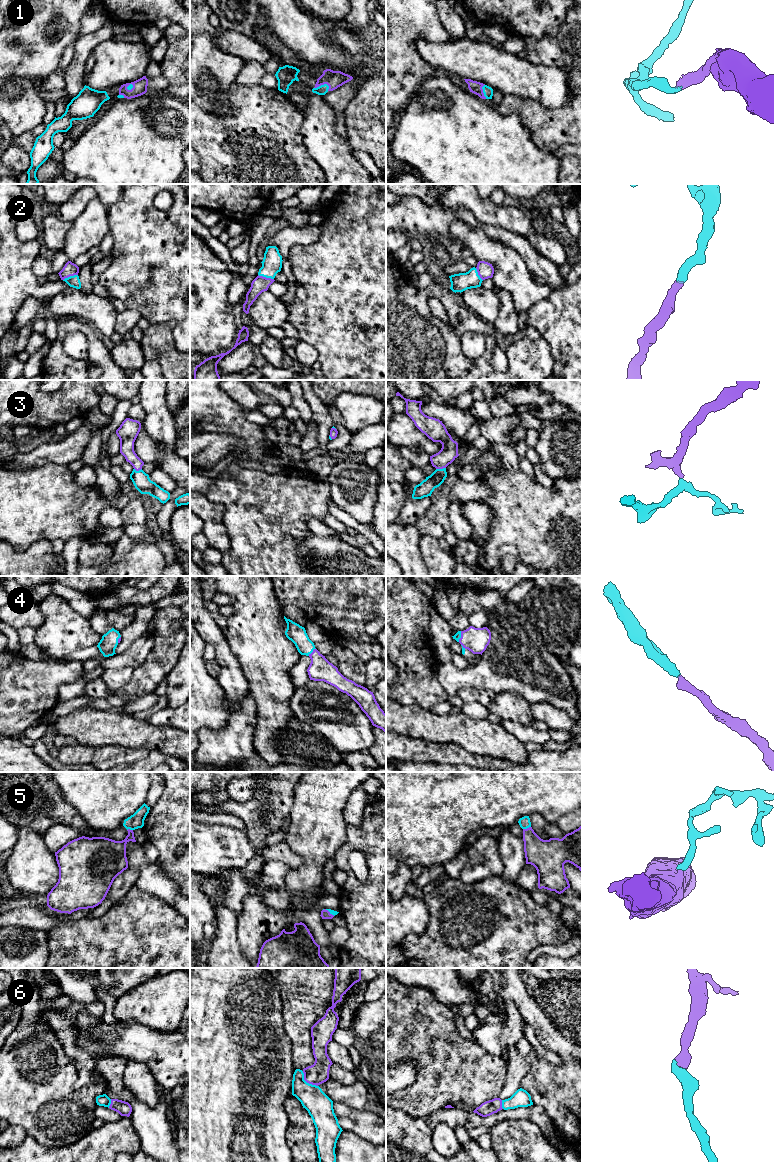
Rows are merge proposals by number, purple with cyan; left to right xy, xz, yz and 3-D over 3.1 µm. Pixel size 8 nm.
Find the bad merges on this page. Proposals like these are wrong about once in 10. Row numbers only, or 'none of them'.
none of them

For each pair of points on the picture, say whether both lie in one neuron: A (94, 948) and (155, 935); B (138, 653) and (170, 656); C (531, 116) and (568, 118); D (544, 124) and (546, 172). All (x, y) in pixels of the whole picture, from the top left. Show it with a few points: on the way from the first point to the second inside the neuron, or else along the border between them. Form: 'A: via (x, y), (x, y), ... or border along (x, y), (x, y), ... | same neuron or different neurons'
A: via (109, 939), (120, 935), (140, 935) | same neuron
B: border along (148, 632), (153, 647), (133, 669) | different neurons
C: via (540, 116), (559, 118) | same neuron
D: border along (530, 131), (530, 136), (538, 147), (552, 151) | different neurons

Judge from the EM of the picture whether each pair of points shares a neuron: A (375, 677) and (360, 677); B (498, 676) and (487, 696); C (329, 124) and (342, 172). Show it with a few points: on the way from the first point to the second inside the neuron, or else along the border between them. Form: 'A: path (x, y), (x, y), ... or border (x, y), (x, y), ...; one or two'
A: border (364, 662), (366, 687); two
B: border (467, 687), (491, 690), (495, 693); two
C: path (329, 136), (329, 149), (337, 160); one

